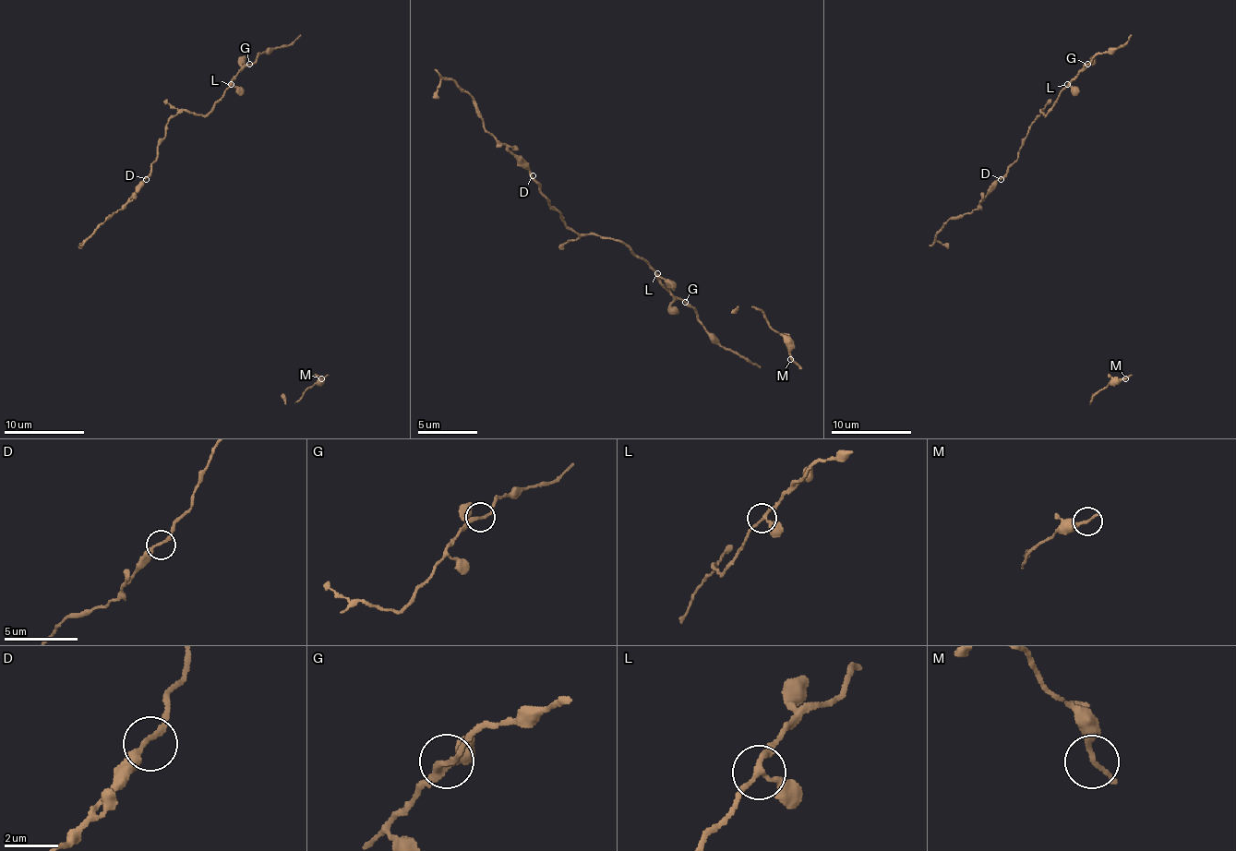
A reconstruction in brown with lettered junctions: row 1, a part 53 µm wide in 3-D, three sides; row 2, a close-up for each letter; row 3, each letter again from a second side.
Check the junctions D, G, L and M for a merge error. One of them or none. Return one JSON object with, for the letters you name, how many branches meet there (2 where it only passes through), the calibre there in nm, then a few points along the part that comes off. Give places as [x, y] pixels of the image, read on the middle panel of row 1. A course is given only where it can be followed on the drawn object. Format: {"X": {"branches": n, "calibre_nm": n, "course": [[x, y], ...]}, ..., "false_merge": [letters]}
{"false_merge": []}

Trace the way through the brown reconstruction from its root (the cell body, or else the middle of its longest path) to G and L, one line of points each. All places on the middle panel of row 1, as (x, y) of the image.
G: (538, 182), (538, 190), (571, 229), (580, 234), (598, 234), (621, 241), (684, 303)
L: (538, 182), (538, 190), (571, 229), (580, 234), (598, 234), (621, 241), (657, 273)

